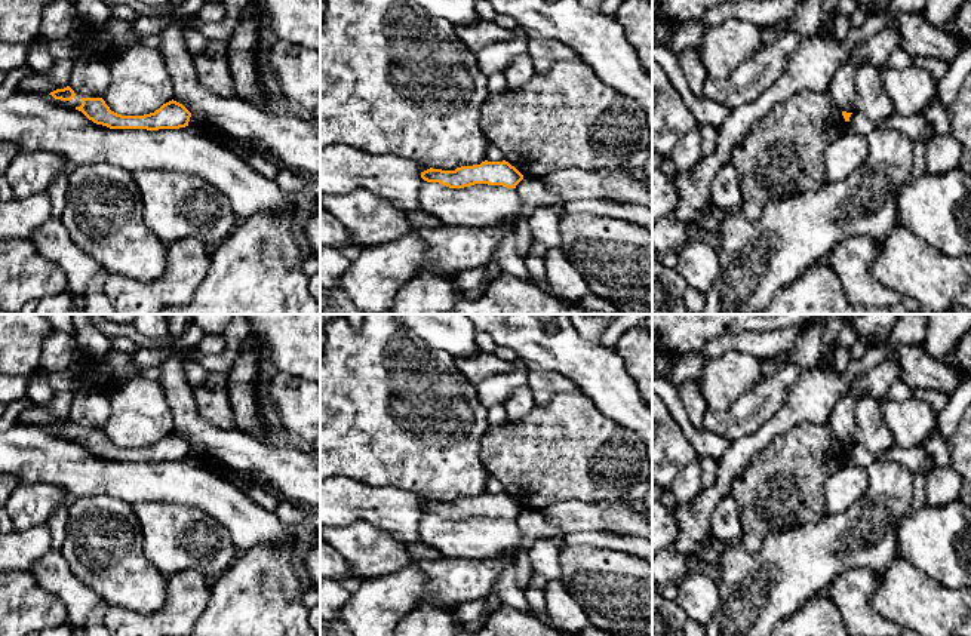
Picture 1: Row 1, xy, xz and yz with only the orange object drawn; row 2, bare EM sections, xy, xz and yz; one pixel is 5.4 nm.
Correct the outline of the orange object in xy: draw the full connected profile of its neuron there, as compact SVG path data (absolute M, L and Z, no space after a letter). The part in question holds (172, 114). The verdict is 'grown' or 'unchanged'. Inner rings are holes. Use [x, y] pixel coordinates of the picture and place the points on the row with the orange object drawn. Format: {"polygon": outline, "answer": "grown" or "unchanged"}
{"polygon": "M82 98L76 107L89 120L110 129L179 129L188 126L191 113L179 102L169 101L159 110L144 116L122 116L110 110L102 98Z", "answer": "unchanged"}

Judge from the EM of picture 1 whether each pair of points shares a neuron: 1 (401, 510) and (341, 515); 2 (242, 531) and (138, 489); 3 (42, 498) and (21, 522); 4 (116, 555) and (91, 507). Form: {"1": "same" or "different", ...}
{"1": "same", "2": "same", "3": "same", "4": "same"}

